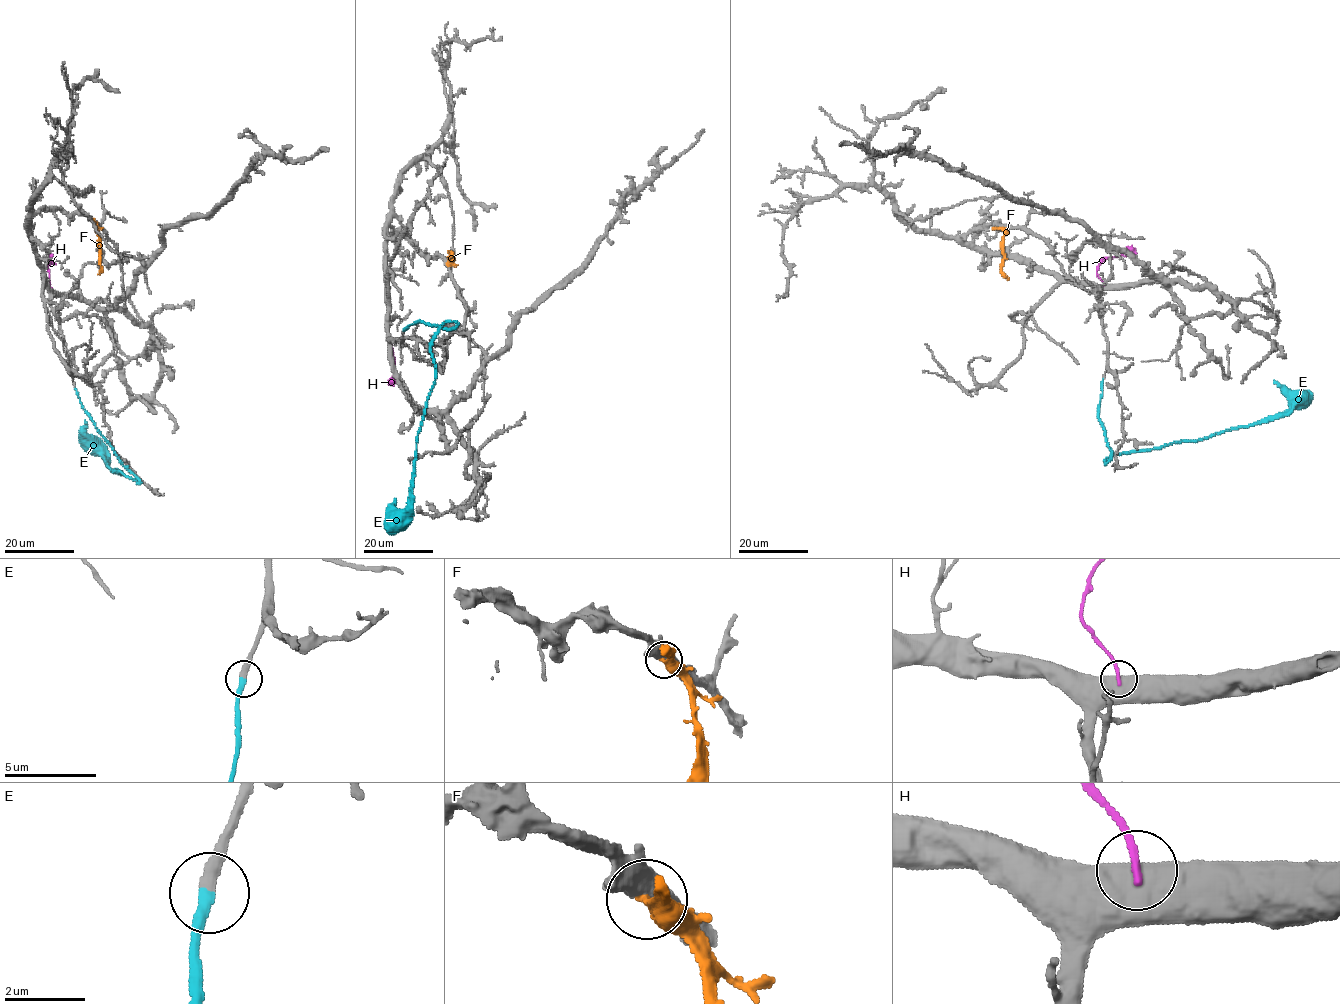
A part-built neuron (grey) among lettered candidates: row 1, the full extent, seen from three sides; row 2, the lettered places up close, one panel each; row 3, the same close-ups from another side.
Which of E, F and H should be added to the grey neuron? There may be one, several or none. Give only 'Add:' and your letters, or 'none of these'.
Add: E

